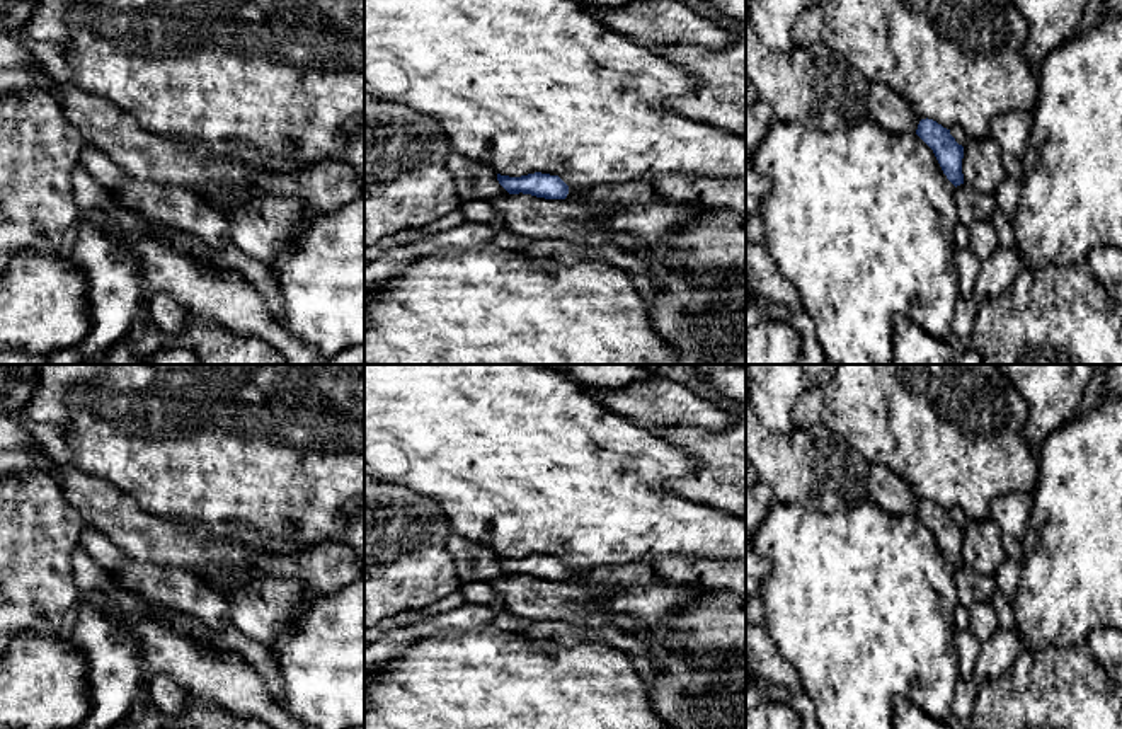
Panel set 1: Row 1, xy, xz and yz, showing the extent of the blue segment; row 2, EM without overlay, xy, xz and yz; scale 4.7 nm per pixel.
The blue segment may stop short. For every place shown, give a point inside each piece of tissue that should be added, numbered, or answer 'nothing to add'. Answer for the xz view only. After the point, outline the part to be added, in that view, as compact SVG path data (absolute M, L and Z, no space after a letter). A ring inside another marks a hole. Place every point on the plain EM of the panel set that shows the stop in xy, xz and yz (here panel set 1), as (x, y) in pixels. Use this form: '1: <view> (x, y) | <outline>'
1: xz (630, 576) | M627 564L572 567L569 569L565 581L586 586L616 586L623 589L635 589L647 588L659 579L650 564Z

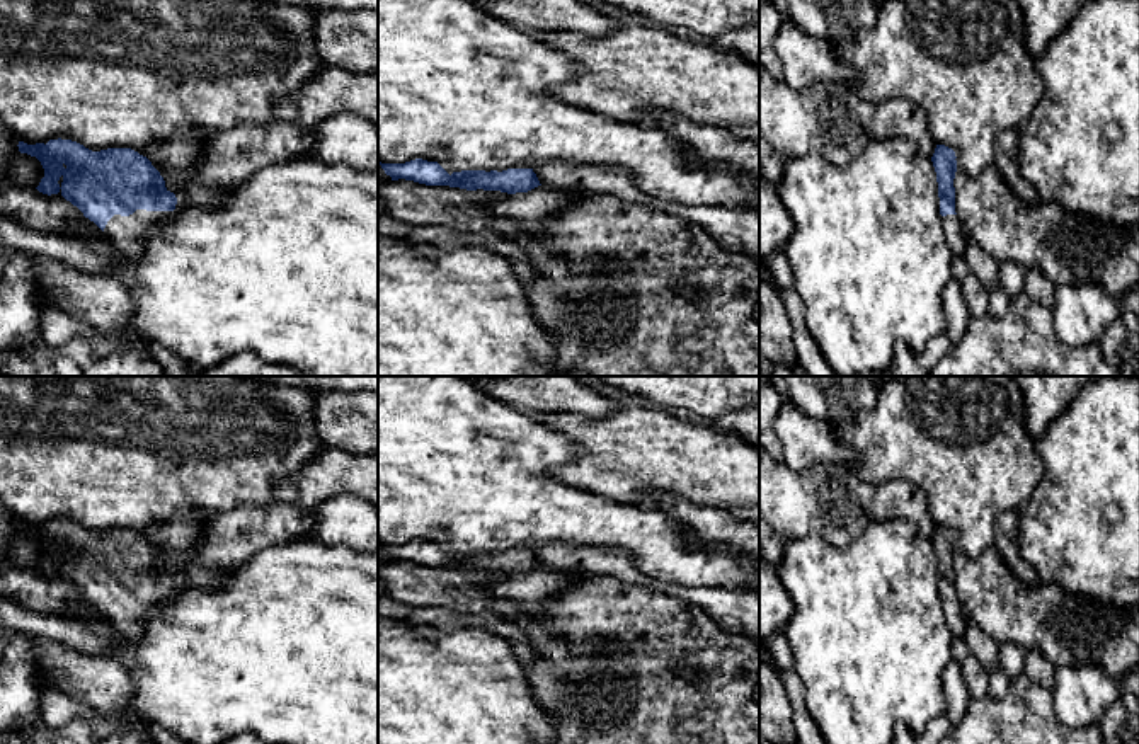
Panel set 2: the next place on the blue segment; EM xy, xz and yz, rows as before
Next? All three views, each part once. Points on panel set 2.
1: xy (130, 613) | M136 591L129 598L114 596L104 615L117 625L124 635L128 637L141 637L141 630L145 627L145 618L152 606L167 601L174 596L174 592L146 592Z

